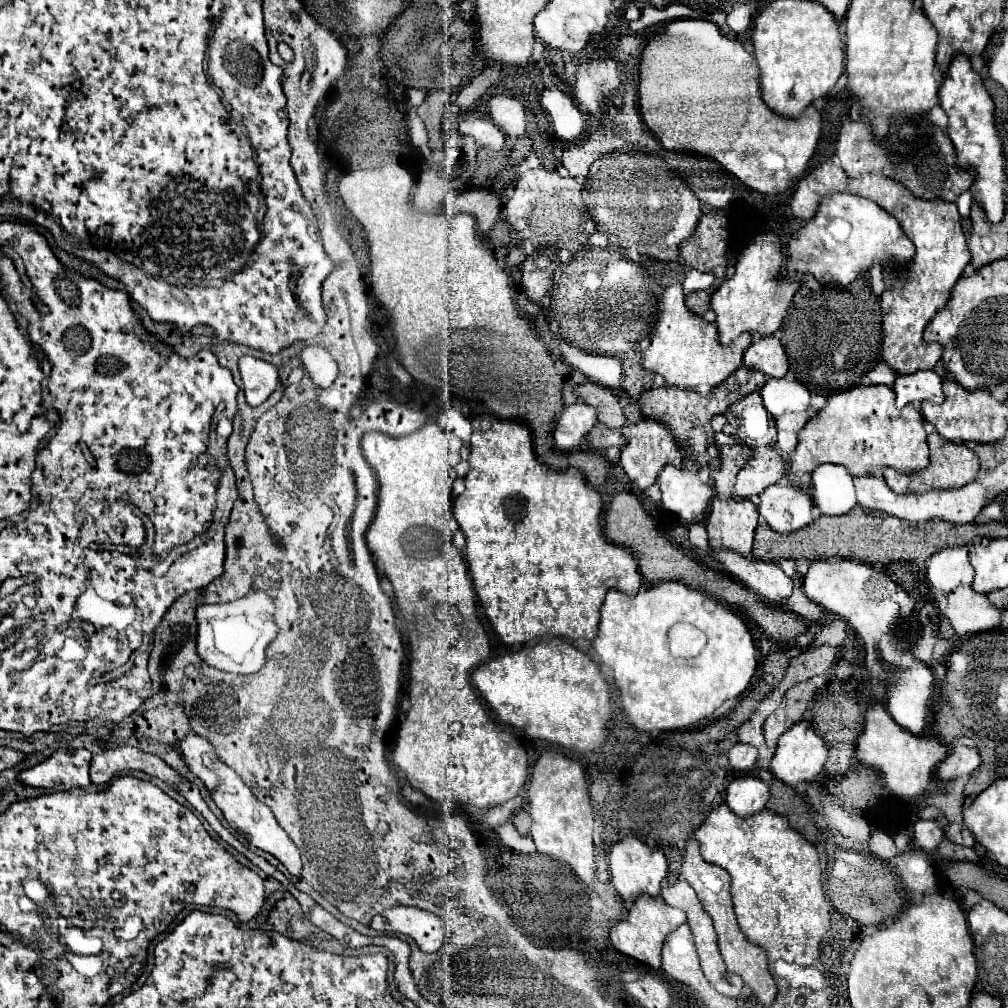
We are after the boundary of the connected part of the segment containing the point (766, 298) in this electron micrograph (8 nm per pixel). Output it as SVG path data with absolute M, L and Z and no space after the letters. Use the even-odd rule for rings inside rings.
M772 231L756 233L752 245L748 245L740 253L734 275L726 279L712 295L718 339L722 345L728 345L742 333L758 333L760 337L768 337L782 327L790 301L800 287L798 283L784 283L782 279L778 279L784 261L786 255L780 249L778 235Z

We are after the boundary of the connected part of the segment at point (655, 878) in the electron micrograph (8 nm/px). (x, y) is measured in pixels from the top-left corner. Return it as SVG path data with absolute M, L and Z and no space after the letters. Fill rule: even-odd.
M624 837L610 851L610 871L612 871L614 889L626 901L634 901L642 893L652 895L652 897L656 897L660 893L660 885L662 885L662 881L666 877L668 865L666 865L666 857L664 857L662 851L650 849L646 843L642 843L636 837Z

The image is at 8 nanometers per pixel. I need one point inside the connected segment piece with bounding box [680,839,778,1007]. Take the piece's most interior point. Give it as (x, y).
(748, 961)

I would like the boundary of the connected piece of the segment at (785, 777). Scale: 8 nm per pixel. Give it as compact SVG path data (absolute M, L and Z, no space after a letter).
M800 721L778 739L770 771L782 783L796 787L798 783L812 781L822 771L826 759L828 749L820 735L810 723Z

